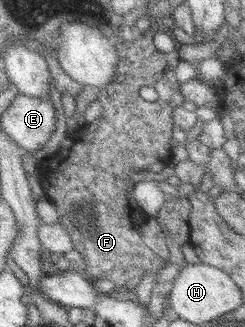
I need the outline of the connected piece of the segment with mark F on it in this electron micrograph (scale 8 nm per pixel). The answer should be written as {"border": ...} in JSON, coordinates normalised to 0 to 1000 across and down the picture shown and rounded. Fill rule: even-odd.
{"border":[[[580,95],[576,104],[559,104],[559,113],[547,122],[518,122],[490,135],[486,150],[494,156],[498,180],[486,187],[478,202],[478,229],[469,232],[469,248],[457,257],[445,257],[437,269],[408,272],[396,306],[408,309],[416,321],[416,349],[408,361],[380,367],[376,373],[351,376],[343,385],[331,385],[318,398],[306,398],[294,407],[278,407],[265,416],[265,428],[245,443],[245,453],[224,471],[212,471],[204,480],[184,477],[180,489],[163,492],[155,529],[176,544],[176,581],[184,587],[196,615],[212,621],[233,639],[241,664],[241,679],[253,694],[269,697],[286,731],[294,734],[294,749],[302,765],[318,768],[335,780],[331,801],[331,832],[355,850],[359,859],[392,862],[400,853],[433,853],[457,862],[469,875],[469,890],[494,902],[494,908],[543,905],[543,896],[555,887],[563,869],[580,856],[580,847],[596,835],[641,835],[665,817],[682,813],[682,801],[669,801],[661,789],[645,789],[629,771],[604,752],[592,752],[580,740],[580,728],[567,716],[571,685],[596,673],[596,657],[576,645],[563,624],[551,618],[551,609],[539,606],[539,575],[547,578],[551,560],[539,554],[539,538],[555,529],[580,529],[584,520],[612,520],[612,526],[657,526],[669,514],[698,502],[698,459],[694,434],[706,428],[706,336],[743,321],[755,309],[739,275],[731,272],[735,254],[718,245],[710,211],[718,199],[739,187],[718,165],[706,162],[665,162],[645,156],[624,135],[624,125],[612,113],[592,113]],[[576,263],[620,263],[641,278],[645,303],[629,312],[608,312],[580,297],[571,297],[563,278]]]}

